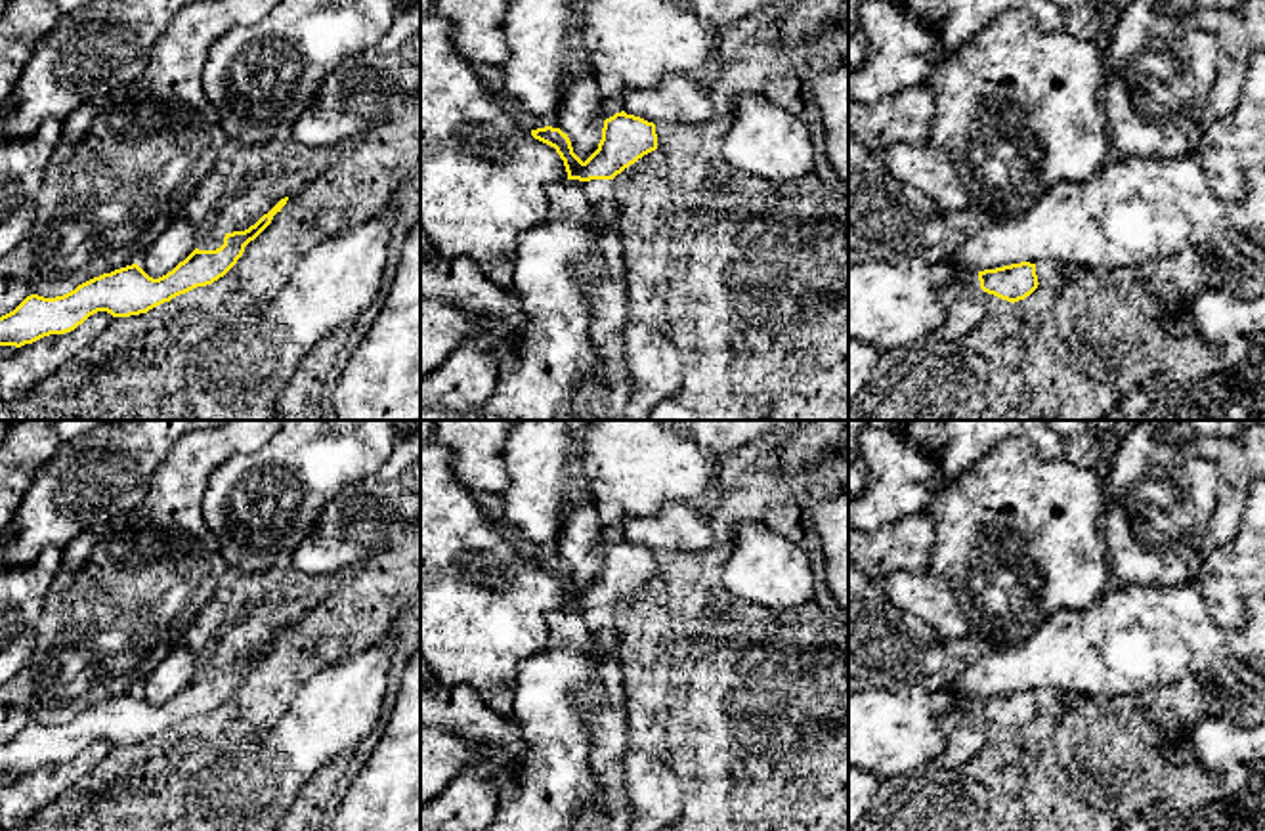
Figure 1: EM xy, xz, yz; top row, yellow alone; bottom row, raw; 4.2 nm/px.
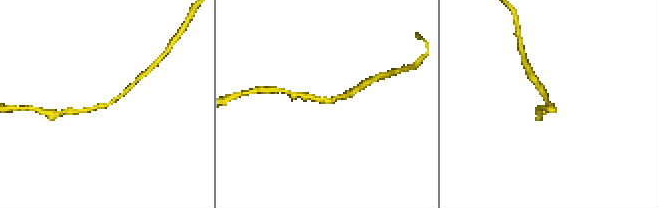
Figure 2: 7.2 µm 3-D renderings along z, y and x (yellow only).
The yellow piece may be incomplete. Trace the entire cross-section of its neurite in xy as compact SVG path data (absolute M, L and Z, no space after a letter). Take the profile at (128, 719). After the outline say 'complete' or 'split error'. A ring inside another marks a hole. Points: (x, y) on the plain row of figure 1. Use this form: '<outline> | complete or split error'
M289 625L281 627L248 657L225 661L220 676L195 676L159 707L132 692L94 705L63 724L27 724L13 739L0 745L0 774L21 776L50 762L71 760L97 739L107 739L113 745L147 741L197 714L212 713L237 692L245 674L271 651L287 629Z | complete

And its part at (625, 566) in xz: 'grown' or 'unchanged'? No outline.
unchanged

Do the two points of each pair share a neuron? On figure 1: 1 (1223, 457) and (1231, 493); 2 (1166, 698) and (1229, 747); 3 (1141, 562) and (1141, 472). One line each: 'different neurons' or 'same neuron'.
1: same neuron
2: different neurons
3: same neuron

